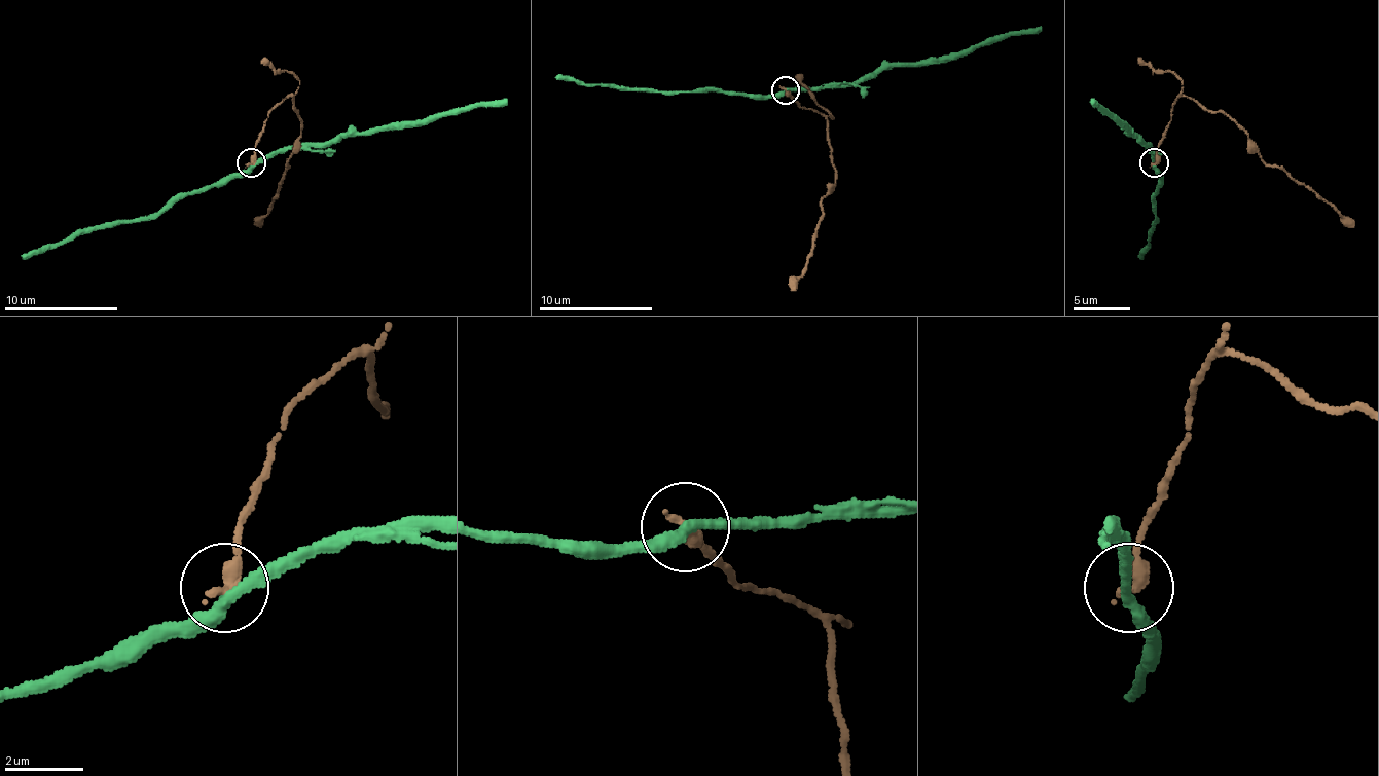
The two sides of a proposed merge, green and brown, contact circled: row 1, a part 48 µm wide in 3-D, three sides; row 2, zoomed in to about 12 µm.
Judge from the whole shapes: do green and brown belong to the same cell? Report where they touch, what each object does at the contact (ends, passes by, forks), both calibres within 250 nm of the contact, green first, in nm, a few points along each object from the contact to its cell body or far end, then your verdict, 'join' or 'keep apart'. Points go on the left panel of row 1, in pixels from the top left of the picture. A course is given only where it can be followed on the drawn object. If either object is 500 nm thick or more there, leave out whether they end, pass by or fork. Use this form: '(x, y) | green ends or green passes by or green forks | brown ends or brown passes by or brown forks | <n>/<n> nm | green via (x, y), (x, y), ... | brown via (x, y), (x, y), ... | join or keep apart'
(251, 162) | green passes by | brown ends | 280/360 nm | green via (252, 163), (263, 163), (289, 149), (323, 149), (355, 133), (400, 130), (474, 104), (500, 104), (506, 98) | brown via (252, 163), (268, 112), (292, 95), (300, 146), (286, 160), (289, 167), (280, 189), (257, 226) | keep apart

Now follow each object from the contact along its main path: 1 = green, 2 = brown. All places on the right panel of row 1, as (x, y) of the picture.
1: (1153, 163), (1148, 149), (1090, 98)
2: (1153, 163), (1170, 112), (1188, 95), (1202, 107), (1225, 112), (1265, 160), (1313, 189), (1353, 226)

